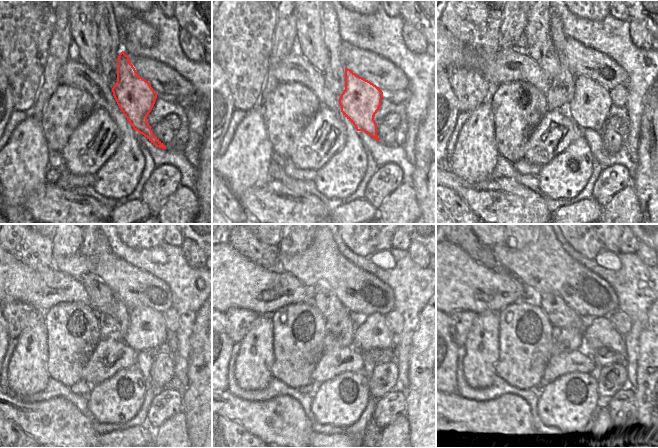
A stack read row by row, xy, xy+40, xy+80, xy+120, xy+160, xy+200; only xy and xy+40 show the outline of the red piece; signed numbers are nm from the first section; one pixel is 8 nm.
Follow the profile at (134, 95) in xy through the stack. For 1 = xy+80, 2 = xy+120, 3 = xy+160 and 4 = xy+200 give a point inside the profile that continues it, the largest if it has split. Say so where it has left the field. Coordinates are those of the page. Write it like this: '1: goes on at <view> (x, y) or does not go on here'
1: goes on at xy+80 (589, 108)
2: goes on at xy+120 (146, 332)
3: goes on at xy+160 (371, 332)
4: goes on at xy+200 (599, 332)

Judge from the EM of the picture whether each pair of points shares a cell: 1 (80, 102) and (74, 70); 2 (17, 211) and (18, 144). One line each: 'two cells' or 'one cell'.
1: two cells
2: one cell

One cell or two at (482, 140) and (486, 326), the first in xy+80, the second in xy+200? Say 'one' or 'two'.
one

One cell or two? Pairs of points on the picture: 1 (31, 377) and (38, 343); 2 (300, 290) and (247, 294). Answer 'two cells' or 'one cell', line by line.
1: one cell
2: one cell

